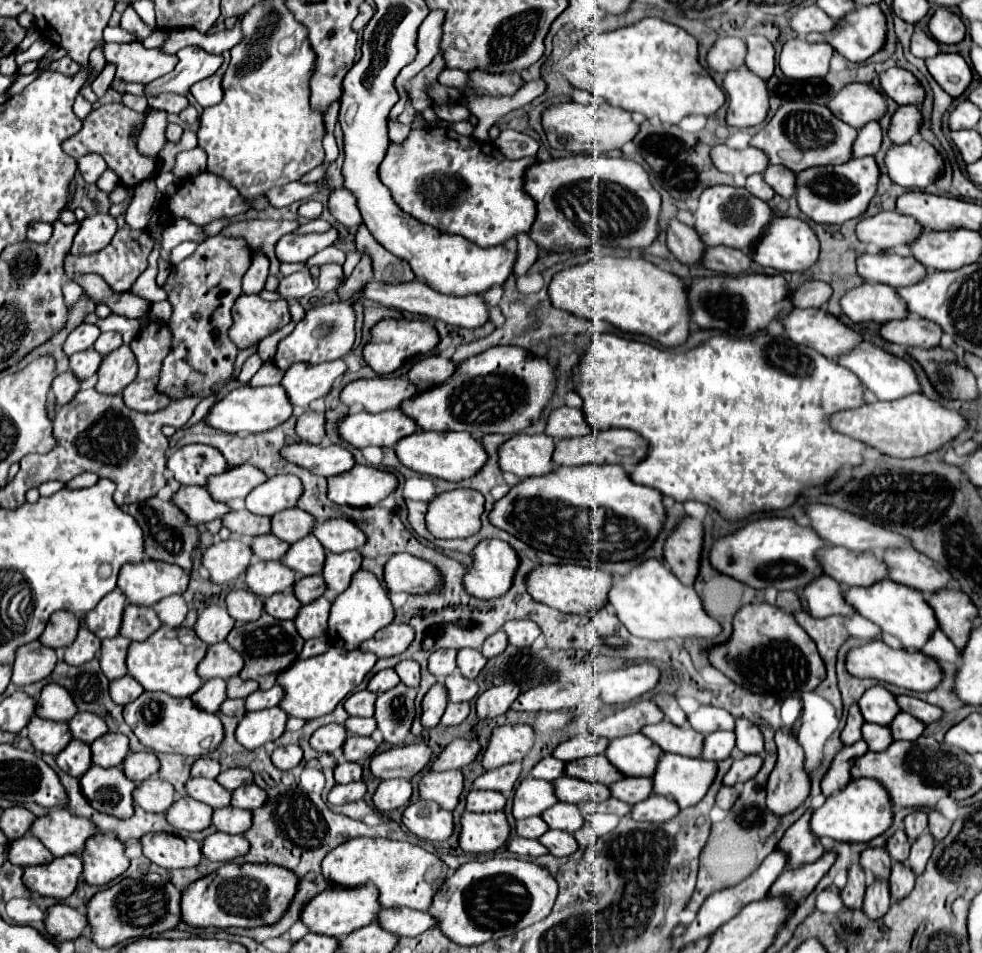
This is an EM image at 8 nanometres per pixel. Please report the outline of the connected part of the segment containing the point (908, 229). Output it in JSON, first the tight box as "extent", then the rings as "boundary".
{"extent":[855,210,921,250],"boundary":[[[891,210],[863,218],[855,226],[855,234],[861,242],[871,242],[883,250],[897,244],[911,244],[921,234],[921,226],[911,216]]]}

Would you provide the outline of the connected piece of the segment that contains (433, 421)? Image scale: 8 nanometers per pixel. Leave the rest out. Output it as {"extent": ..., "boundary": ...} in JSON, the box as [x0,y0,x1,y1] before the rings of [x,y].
{"extent":[399,346,555,436],"boundary":[[[513,346],[489,348],[457,364],[449,380],[445,380],[443,384],[435,388],[415,394],[413,398],[401,402],[399,408],[405,416],[413,418],[421,430],[461,430],[473,436],[477,434],[483,436],[483,434],[493,434],[493,432],[517,434],[541,416],[541,410],[549,402],[549,396],[553,392],[553,380],[555,380],[553,366],[547,360],[527,358],[527,354],[521,352],[521,348],[513,348]]]}

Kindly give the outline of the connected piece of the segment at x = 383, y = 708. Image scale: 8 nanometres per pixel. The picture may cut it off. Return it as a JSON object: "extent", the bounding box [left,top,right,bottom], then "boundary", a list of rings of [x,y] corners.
{"extent":[373,684,417,746],"boundary":[[[397,684],[395,688],[377,694],[373,718],[377,720],[377,728],[383,732],[385,742],[393,746],[407,742],[415,718],[415,694],[417,690],[405,684]]]}

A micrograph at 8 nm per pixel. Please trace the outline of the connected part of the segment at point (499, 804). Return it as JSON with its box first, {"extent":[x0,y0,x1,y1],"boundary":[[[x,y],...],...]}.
{"extent":[467,790,505,812],"boundary":[[[471,790],[467,794],[467,810],[469,812],[497,812],[503,810],[505,796],[493,790]]]}

